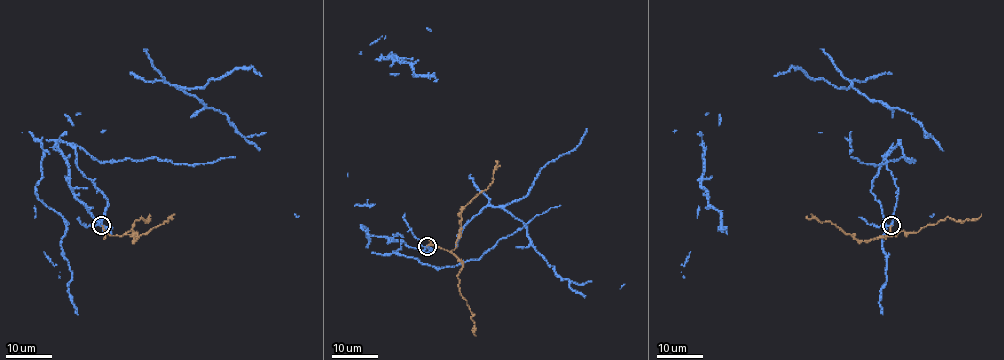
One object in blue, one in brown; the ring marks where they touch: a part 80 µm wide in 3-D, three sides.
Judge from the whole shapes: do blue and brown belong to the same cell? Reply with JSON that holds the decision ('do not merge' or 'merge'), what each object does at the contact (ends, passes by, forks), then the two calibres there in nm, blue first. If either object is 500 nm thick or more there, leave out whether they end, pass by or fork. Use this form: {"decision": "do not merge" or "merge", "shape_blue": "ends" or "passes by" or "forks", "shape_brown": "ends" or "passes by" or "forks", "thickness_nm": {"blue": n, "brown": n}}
{"decision": "do not merge", "shape_blue": "passes by", "shape_brown": "ends", "thickness_nm": {"blue": 280, "brown": 240}}

